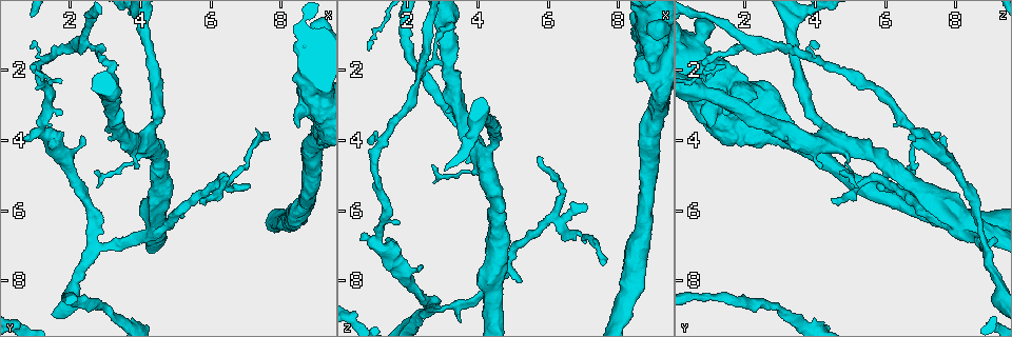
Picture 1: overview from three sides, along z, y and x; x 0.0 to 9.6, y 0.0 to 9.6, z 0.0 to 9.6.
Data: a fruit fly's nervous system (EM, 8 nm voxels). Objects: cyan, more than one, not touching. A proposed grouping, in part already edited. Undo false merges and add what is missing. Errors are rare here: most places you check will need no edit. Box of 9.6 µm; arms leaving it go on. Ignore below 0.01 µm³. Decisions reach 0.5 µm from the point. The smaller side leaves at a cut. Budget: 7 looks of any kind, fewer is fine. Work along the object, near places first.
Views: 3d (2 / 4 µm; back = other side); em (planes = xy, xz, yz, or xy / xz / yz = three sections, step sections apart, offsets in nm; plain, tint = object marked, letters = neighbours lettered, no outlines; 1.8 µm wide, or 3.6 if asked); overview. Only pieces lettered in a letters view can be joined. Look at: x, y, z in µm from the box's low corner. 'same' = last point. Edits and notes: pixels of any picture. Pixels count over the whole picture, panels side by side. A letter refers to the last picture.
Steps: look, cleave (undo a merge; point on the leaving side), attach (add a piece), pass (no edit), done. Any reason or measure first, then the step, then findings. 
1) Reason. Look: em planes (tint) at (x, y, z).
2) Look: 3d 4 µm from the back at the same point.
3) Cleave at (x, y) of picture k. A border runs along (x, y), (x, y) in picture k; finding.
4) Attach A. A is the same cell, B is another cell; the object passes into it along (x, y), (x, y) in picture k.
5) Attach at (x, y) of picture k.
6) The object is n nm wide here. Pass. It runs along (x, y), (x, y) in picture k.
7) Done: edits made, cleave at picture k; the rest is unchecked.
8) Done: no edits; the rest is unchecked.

Sharp bend. Look: em 3.6 µm yz step 16 (letters) at (4.40, 6.25, 8.20).

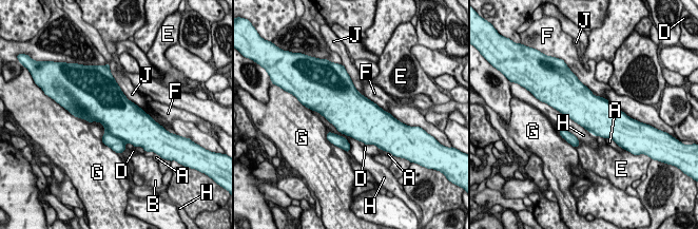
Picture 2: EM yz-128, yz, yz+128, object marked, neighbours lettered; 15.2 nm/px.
Cleave at (117, 145) of picture 2. A, B, D, E, F, G, H and J are other cells; a second neuron is stuck on.

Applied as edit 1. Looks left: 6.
Look: overview.

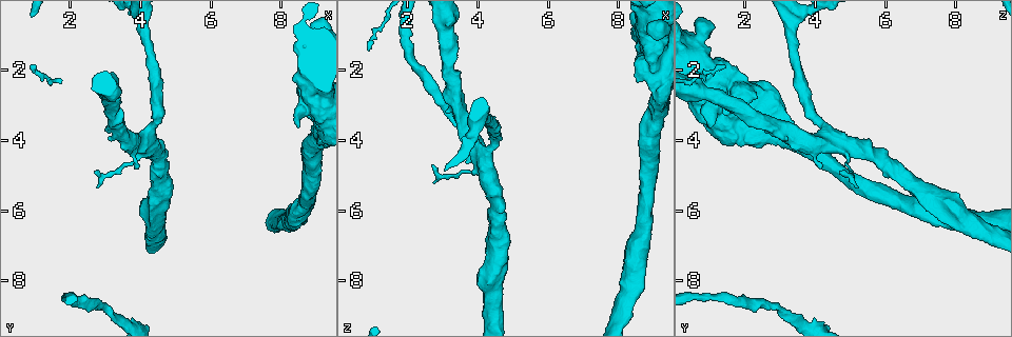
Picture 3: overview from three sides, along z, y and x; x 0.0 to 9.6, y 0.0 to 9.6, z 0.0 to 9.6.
Thick turns thin. Look: 3d 4 µm at (8.90, 3.15, 1.10).

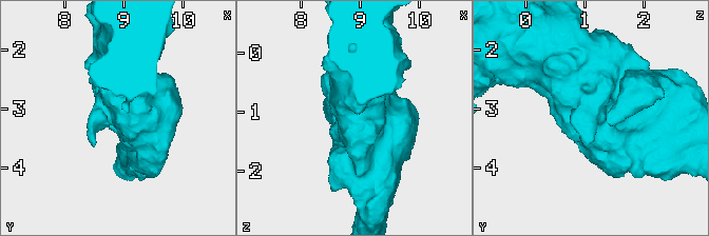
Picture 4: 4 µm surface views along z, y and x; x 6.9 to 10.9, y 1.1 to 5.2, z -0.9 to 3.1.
Look: em planes (letters) at (8.90, 3.15, 1.15).

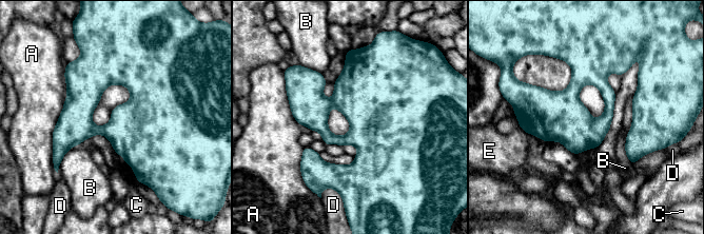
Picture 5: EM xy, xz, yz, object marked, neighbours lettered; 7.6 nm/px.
Pass. A, B, C, D and E are other cells; a border runs along (78, 144), (64, 154), (58, 166) in picture 5; one neuron here.

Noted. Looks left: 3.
Done: edits made, cleave at picture 2; the rest is unchecked.

